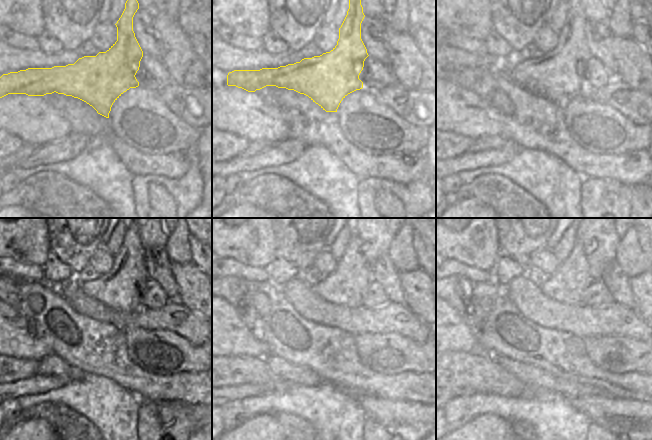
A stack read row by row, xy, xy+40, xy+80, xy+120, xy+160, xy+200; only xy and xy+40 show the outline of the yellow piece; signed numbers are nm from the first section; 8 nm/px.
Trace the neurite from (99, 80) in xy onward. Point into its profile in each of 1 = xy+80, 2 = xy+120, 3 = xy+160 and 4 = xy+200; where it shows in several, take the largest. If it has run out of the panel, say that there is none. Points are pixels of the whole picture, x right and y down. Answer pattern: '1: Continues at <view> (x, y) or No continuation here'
1: Continues at xy+80 (558, 75)
2: Continues at xy+120 (118, 288)
3: Continues at xy+160 (344, 286)
4: Continues at xy+200 (567, 285).

